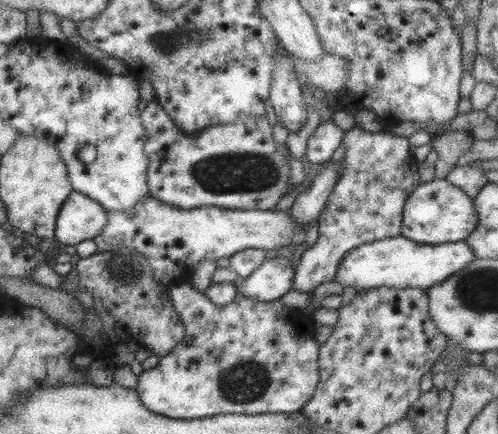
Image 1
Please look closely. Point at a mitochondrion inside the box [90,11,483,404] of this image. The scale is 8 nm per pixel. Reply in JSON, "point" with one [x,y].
{"point":[223,173]}

